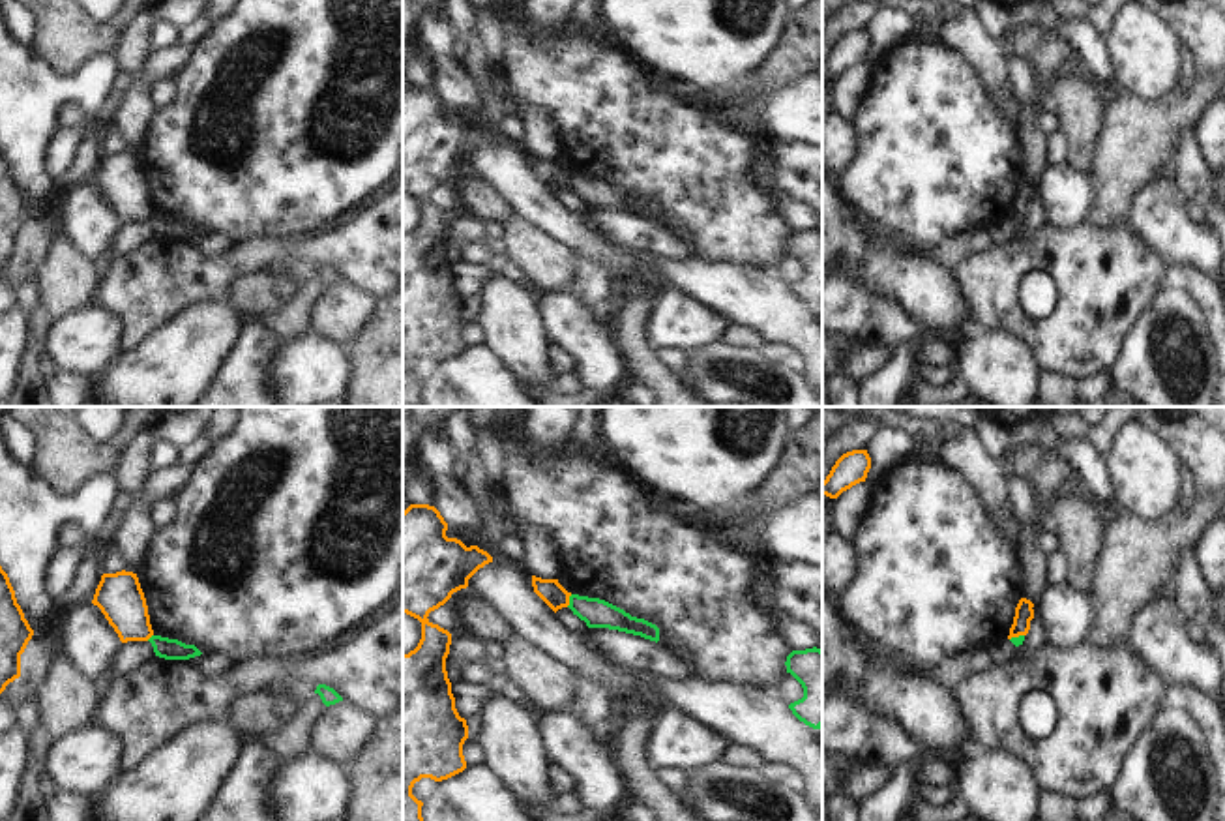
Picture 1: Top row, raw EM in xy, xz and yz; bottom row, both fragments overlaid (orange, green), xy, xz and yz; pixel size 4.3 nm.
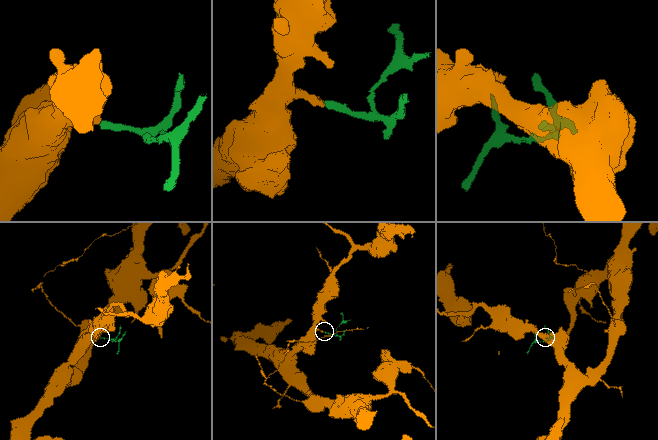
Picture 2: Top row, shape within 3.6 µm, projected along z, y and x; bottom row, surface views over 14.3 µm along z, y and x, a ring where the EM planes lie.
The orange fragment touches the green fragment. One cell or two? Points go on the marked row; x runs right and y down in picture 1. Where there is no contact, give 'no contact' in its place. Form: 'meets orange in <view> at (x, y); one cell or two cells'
meets orange in xz at (568, 600); two cells

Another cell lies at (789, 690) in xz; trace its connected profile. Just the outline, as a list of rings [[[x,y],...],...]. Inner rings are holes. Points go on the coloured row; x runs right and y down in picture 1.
[[[785,673],[781,677],[781,680],[775,684],[775,692],[777,692],[777,697],[787,705],[804,697],[802,684],[790,673]]]

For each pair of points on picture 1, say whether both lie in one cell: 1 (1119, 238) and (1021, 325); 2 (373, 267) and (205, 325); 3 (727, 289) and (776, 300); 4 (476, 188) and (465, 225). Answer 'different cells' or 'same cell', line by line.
1: same cell
2: different cells
3: same cell
4: different cells

